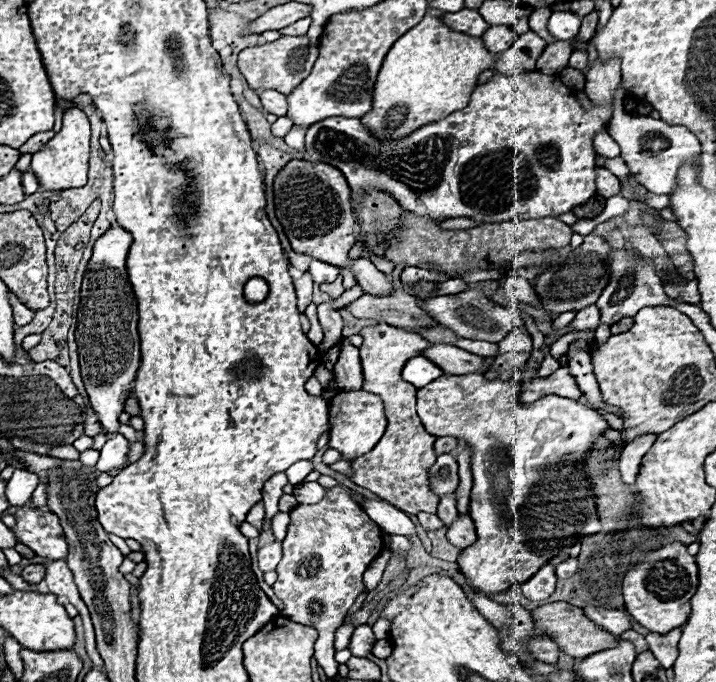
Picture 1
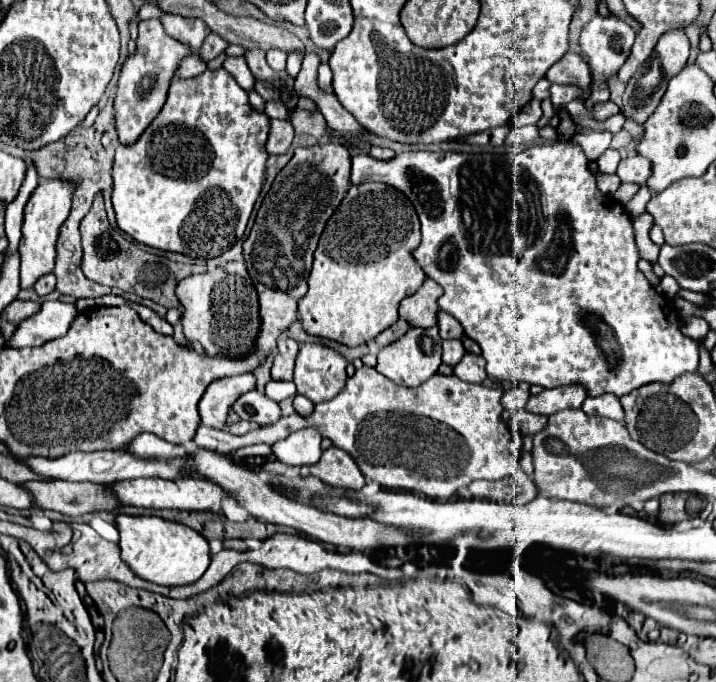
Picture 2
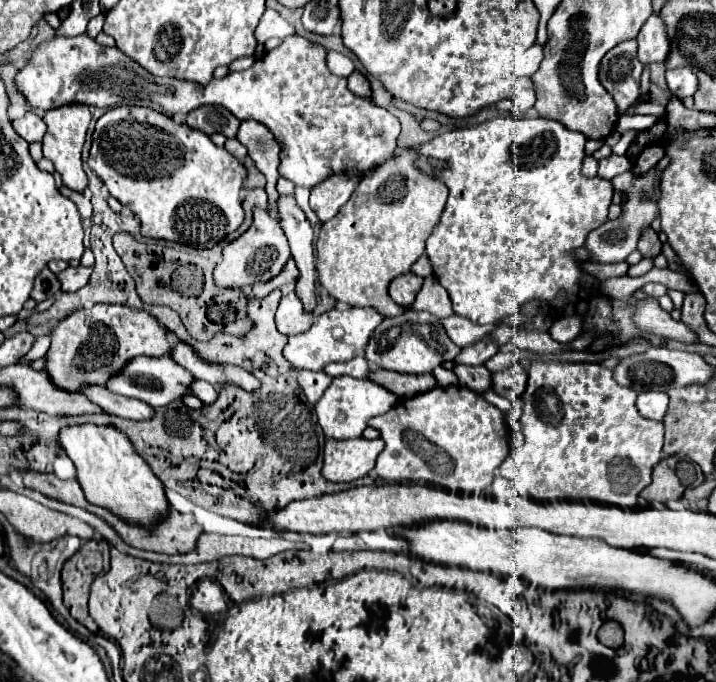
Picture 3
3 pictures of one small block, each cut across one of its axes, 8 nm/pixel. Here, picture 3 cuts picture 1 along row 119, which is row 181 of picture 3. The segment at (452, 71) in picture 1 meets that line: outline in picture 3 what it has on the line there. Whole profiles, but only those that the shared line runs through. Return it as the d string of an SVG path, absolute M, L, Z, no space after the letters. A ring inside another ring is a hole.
M404 148L402 154L396 154L392 160L386 160L378 170L370 172L354 190L350 200L340 208L336 218L322 224L316 250L318 250L318 262L316 268L320 272L320 284L322 288L336 300L346 302L350 306L374 306L384 316L398 316L400 306L392 302L388 296L388 284L392 278L410 272L410 266L424 254L426 238L430 236L432 228L440 220L440 214L444 210L448 190L446 184L438 178L438 170L446 166L446 162L432 162L434 174L426 174L418 168L414 168L414 148Z

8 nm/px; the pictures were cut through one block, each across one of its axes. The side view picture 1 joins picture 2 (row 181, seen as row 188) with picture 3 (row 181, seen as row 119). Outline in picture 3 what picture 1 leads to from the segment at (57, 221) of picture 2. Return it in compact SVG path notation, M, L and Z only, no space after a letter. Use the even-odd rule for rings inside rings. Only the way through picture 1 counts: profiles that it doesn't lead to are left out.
M82 104L60 106L56 110L46 112L44 122L48 126L48 132L44 136L44 156L54 162L54 168L60 172L64 186L82 192L88 186L88 180L86 180L86 174L82 170L80 152L82 152L82 144L84 144L88 124L90 124L90 108L82 106Z

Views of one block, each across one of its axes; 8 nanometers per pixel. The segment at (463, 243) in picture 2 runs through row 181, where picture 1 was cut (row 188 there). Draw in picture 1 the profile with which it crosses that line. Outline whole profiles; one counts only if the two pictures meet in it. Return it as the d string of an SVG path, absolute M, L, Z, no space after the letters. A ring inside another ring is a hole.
M526 72L526 74L498 74L494 76L490 82L476 86L476 90L472 92L472 100L464 110L458 110L454 114L450 114L448 118L442 118L438 122L420 126L418 130L410 132L408 136L400 138L400 140L380 140L376 138L376 134L372 134L366 126L362 126L360 118L326 118L322 122L316 122L314 126L310 126L310 130L306 132L306 152L310 154L308 160L310 162L326 162L334 168L338 168L340 172L344 170L344 176L352 188L352 196L362 196L362 192L368 190L382 190L388 192L392 198L396 198L396 202L400 202L400 206L408 212L414 212L418 216L428 216L432 220L446 220L446 218L474 218L478 222L508 222L514 220L516 216L522 216L526 212L530 212L530 218L546 218L546 216L558 216L564 212L572 212L574 206L586 204L594 194L596 194L596 186L594 186L594 134L604 130L609 124L613 114L613 108L606 106L598 106L592 103L592 110L584 112L582 106L578 104L578 98L574 96L572 90L568 90L562 80L558 76L548 76L542 72Z

